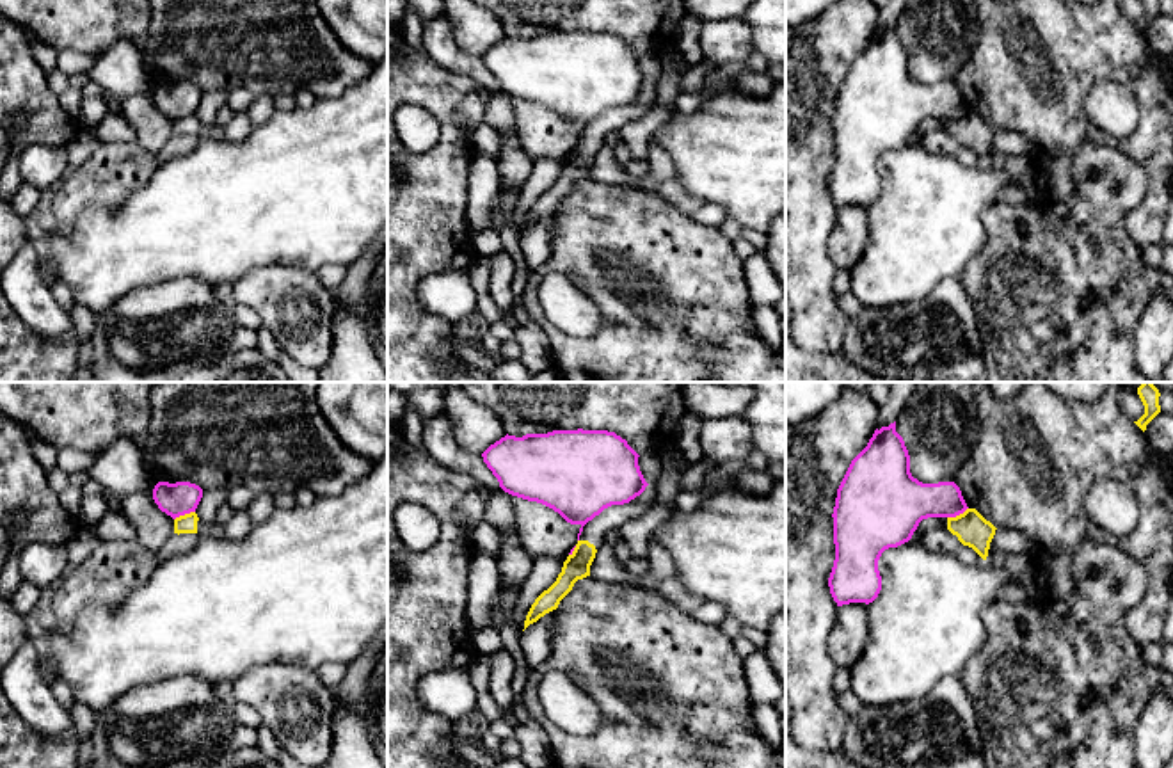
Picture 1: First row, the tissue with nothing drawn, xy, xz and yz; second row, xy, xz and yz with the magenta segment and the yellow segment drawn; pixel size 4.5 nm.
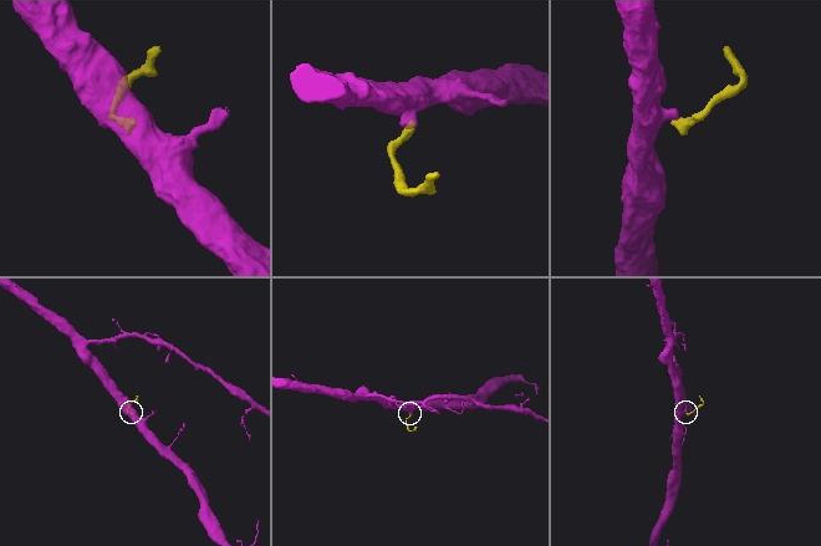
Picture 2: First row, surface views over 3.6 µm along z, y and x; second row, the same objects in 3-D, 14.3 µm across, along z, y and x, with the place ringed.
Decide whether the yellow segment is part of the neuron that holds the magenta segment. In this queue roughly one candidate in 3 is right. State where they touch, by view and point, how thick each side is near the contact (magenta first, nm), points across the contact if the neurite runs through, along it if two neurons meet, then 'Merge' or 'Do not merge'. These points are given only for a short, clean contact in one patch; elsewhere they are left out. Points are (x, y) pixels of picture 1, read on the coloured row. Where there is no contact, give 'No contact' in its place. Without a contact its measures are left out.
Touches magenta at xy (183, 514). Thickness 150 nm (magenta) against 90 nm. Boundary: xy (194, 511), (175, 520). Do not merge

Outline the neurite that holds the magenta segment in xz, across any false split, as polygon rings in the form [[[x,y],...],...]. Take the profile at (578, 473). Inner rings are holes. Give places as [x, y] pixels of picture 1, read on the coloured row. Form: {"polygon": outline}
{"polygon": [[[553,430],[547,434],[526,434],[523,437],[515,437],[515,436],[505,436],[499,441],[496,441],[494,444],[491,444],[483,453],[483,462],[487,464],[487,468],[492,471],[492,475],[498,478],[499,487],[517,498],[528,500],[528,501],[537,501],[542,503],[549,508],[553,508],[555,512],[558,512],[567,523],[571,524],[579,524],[579,533],[578,533],[578,540],[579,535],[583,532],[583,526],[592,521],[595,516],[599,516],[604,508],[611,507],[611,505],[624,505],[629,503],[631,500],[634,500],[636,496],[640,496],[645,487],[649,485],[640,471],[638,466],[638,453],[627,444],[626,439],[622,439],[620,436],[617,436],[615,432],[608,432],[608,430]]]}

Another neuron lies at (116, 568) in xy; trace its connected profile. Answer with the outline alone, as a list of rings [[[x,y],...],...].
[[[135,539],[100,540],[84,562],[53,583],[57,624],[69,629],[87,604],[117,606],[151,576],[160,560],[160,553]]]

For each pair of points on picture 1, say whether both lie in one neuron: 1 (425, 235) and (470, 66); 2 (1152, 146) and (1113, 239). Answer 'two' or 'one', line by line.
1: two
2: two

